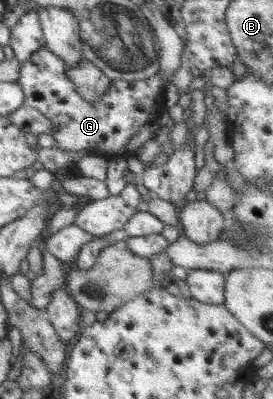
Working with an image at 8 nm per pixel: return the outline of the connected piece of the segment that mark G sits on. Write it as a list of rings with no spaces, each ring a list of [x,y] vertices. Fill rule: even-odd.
[[[40,48],[31,55],[28,61],[20,62],[20,77],[16,82],[22,86],[24,92],[24,104],[37,109],[42,115],[45,115],[52,124],[54,124],[54,139],[57,141],[57,147],[68,149],[68,151],[83,151],[86,149],[92,150],[90,155],[98,155],[105,160],[114,160],[122,157],[127,160],[130,154],[118,155],[119,151],[136,136],[136,132],[144,125],[155,122],[157,115],[165,109],[164,105],[164,85],[163,79],[154,74],[152,77],[136,80],[112,80],[108,89],[102,94],[102,97],[97,102],[89,102],[85,100],[76,89],[74,82],[67,76],[66,64],[55,53],[52,53],[48,48]]]

